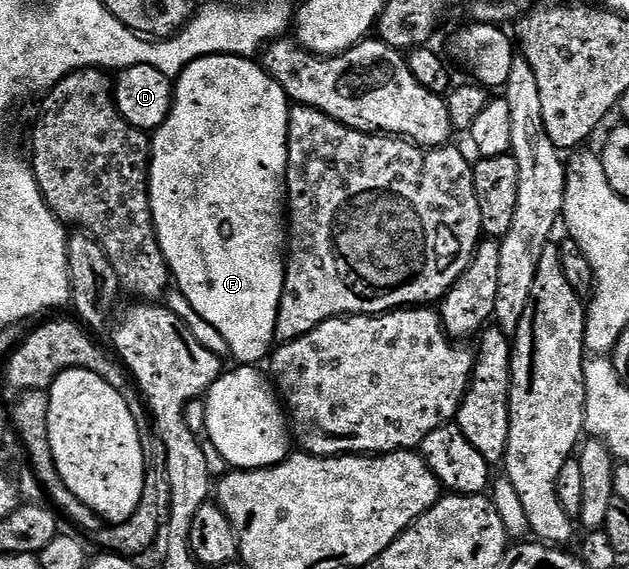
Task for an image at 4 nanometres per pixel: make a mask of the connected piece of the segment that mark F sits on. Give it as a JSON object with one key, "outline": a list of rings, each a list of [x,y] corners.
{"outline":[[[209,56],[208,58],[200,58],[196,62],[192,62],[176,78],[176,83],[174,84],[174,105],[166,121],[152,134],[152,143],[150,146],[150,179],[148,183],[150,185],[150,218],[154,221],[154,233],[158,239],[158,245],[164,254],[166,265],[170,267],[170,275],[176,288],[178,284],[177,291],[188,300],[190,306],[192,306],[206,322],[212,324],[212,326],[220,332],[223,336],[227,351],[231,351],[235,358],[242,364],[254,364],[262,359],[262,361],[265,361],[275,341],[276,314],[279,310],[280,298],[284,290],[284,278],[286,277],[286,262],[284,259],[284,193],[286,192],[286,167],[288,166],[288,146],[286,145],[286,139],[288,138],[288,118],[290,117],[291,107],[291,101],[287,100],[282,87],[270,77],[266,69],[262,67],[257,59],[244,56]]]}

